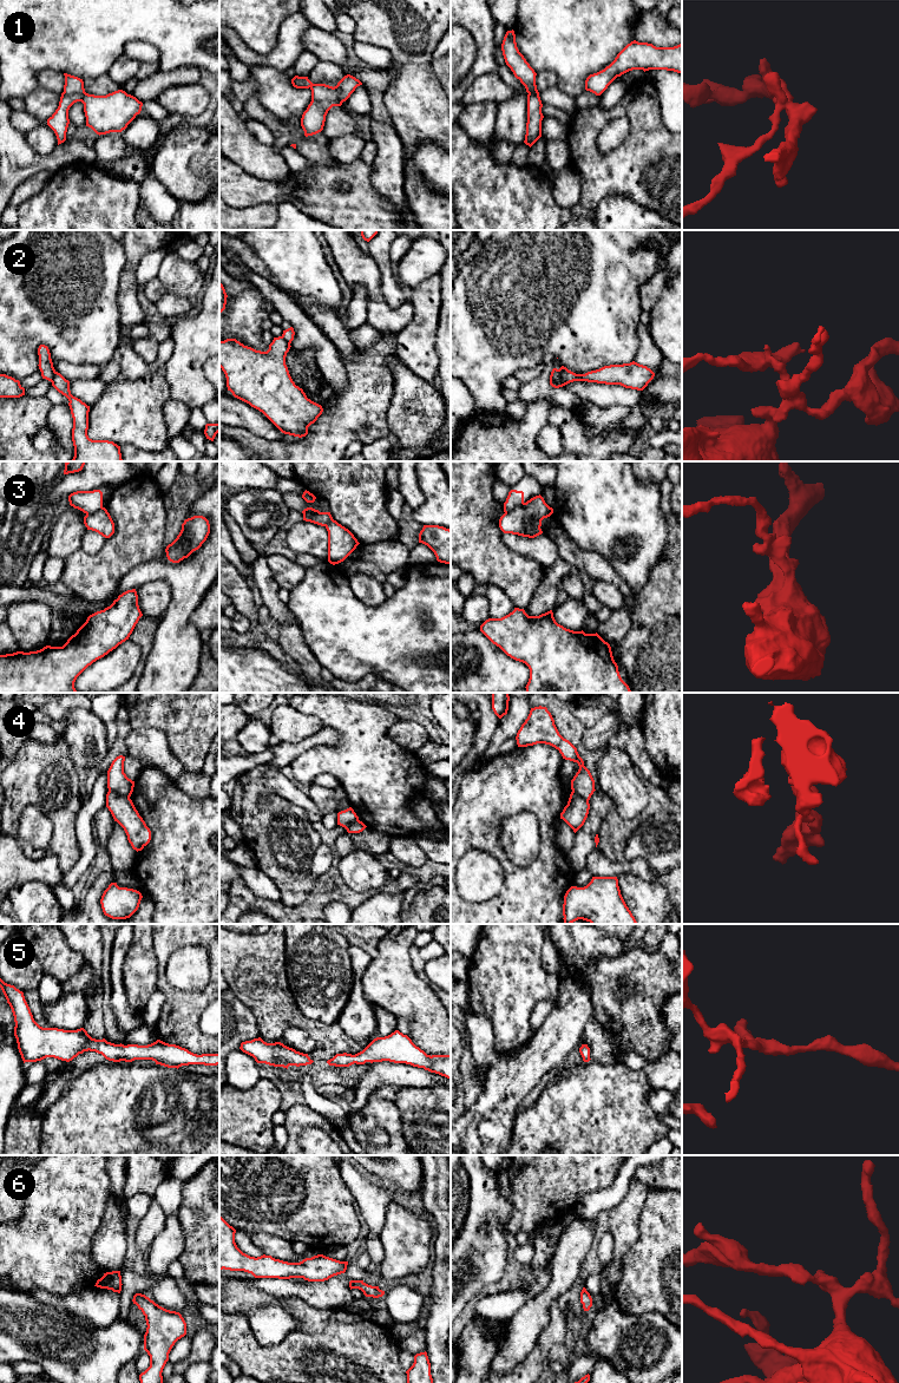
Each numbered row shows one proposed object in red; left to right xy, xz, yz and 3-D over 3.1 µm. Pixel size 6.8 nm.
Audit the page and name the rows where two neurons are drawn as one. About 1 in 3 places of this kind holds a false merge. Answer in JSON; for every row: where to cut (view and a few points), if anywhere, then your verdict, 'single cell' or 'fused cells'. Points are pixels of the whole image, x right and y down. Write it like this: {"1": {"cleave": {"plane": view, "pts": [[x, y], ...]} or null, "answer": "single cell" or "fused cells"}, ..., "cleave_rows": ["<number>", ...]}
{"1": {"cleave": {"plane": "xy", "pts": [[63, 92], [78, 93], [83, 98]]}, "answer": "fused cells"}, "2": {"cleave": {"plane": "yz", "pts": [[558, 369], [565, 384]]}, "answer": "fused cells"}, "3": {"cleave": {"plane": "yz", "pts": [[523, 502], [505, 513]]}, "answer": "fused cells"}, "4": {"cleave": {"plane": "xy", "pts": [[109, 790], [129, 798]]}, "answer": "fused cells"}, "5": {"cleave": null, "answer": "single cell"}, "6": {"cleave": null, "answer": "single cell"}, "cleave_rows": ["1", "2", "3", "4"]}

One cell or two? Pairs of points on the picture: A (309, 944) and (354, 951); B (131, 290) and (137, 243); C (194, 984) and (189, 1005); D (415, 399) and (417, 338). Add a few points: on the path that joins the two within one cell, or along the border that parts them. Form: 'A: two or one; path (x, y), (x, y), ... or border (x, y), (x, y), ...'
A: two; border (348, 945), (349, 963), (355, 977)
B: one; path (130, 279), (133, 255)
C: two; border (166, 981), (190, 991), (207, 987)
D: two; border (396, 355), (415, 374), (432, 384)

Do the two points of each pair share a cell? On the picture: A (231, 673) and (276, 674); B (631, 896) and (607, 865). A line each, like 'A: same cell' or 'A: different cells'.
A: same cell
B: different cells

